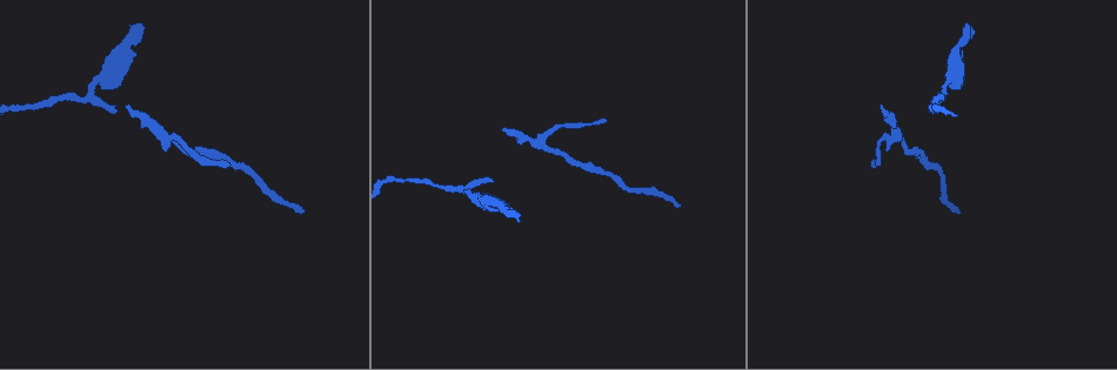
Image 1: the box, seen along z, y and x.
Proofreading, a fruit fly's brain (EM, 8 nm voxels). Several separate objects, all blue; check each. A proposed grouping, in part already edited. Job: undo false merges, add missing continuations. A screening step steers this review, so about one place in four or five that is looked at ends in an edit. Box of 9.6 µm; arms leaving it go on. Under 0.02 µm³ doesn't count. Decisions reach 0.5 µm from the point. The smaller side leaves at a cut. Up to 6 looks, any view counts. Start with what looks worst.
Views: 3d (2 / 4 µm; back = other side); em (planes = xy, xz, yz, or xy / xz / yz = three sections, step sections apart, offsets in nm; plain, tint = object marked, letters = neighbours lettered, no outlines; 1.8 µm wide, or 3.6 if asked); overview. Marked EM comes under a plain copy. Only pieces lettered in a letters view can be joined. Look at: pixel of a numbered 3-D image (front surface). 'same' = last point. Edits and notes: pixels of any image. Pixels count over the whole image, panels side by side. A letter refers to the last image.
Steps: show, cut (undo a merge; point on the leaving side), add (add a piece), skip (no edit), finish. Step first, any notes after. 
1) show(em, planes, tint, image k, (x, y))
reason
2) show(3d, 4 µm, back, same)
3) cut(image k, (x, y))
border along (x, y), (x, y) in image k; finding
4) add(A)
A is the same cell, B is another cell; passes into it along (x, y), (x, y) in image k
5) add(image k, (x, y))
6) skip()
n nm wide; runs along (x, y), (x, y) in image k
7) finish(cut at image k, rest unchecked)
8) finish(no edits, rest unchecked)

show(em, xy, step 16, tint, image 1, (679, 205))
long arm stops here

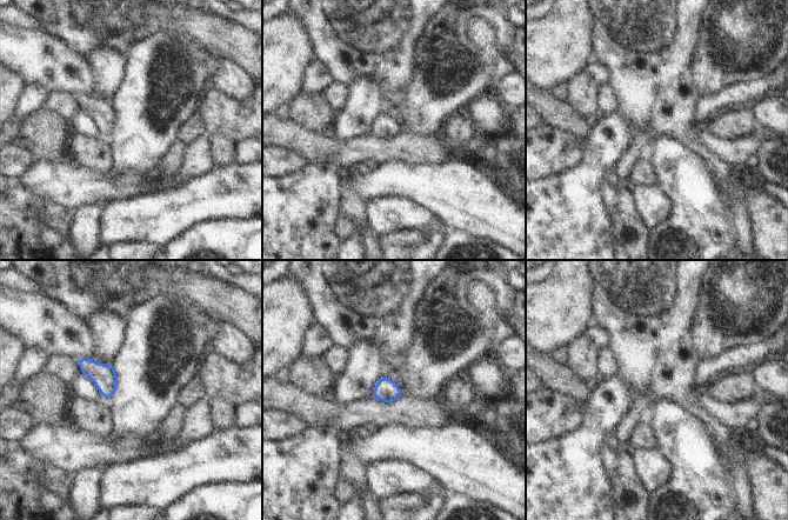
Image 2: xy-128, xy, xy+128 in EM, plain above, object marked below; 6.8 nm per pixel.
show(em, yz, step 4, letters, same)
another direction

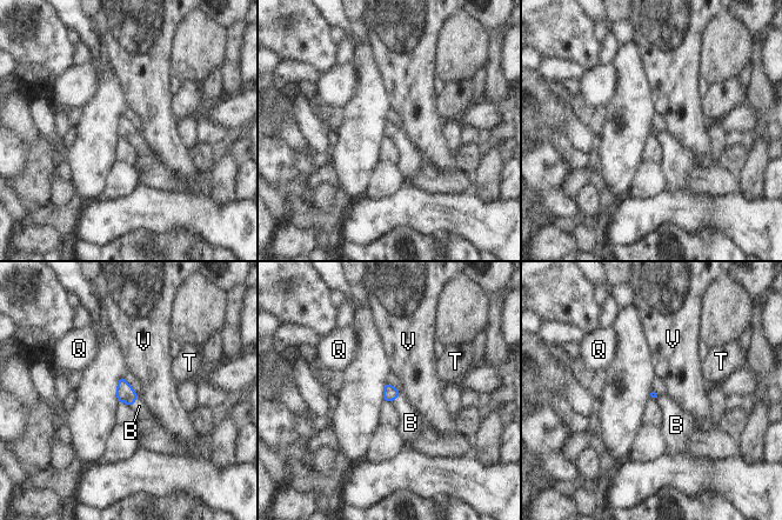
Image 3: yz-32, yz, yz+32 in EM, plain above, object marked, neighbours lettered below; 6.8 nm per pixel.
add(B)
B touches over 100 nm; B is the same cell, Q, T and V are other cells; the neuron continues

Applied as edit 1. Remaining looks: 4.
show(overview)

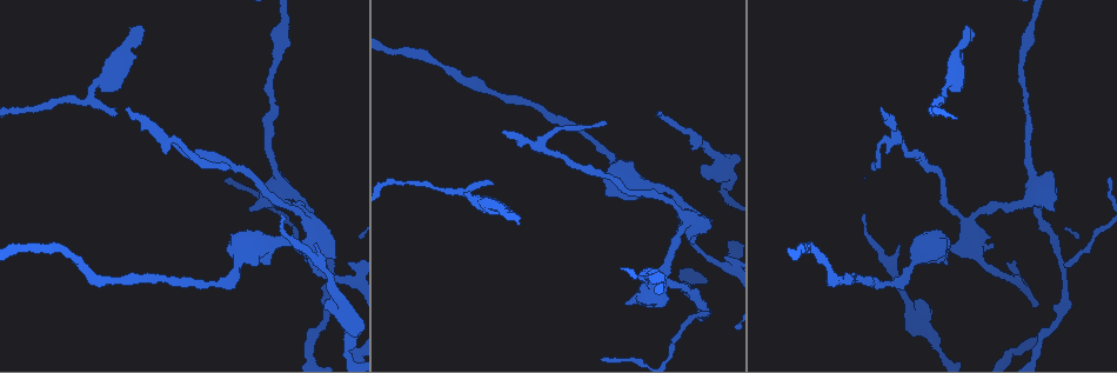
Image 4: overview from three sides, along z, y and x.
show(em, planes, letters, image 4, (129, 107))

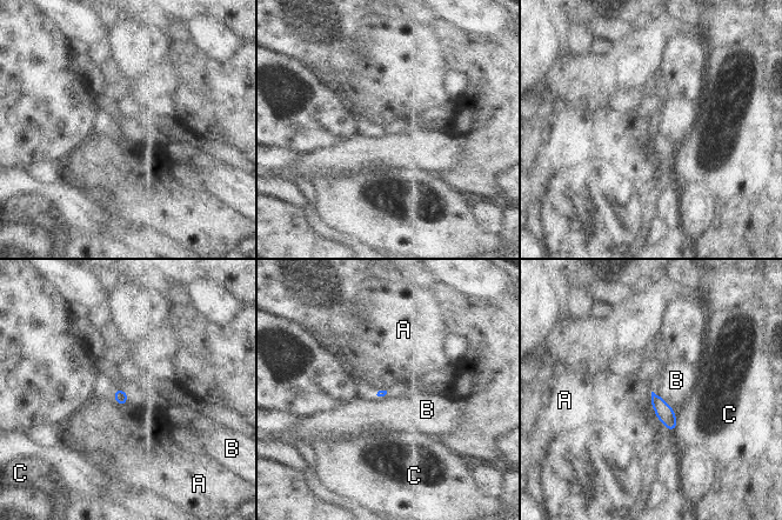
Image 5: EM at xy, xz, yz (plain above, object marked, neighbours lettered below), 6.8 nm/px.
skip()
A, B and C are other cells; none of them fits

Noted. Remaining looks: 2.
show(em, planes, letters, image 4, (1062, 265))
sharp bend

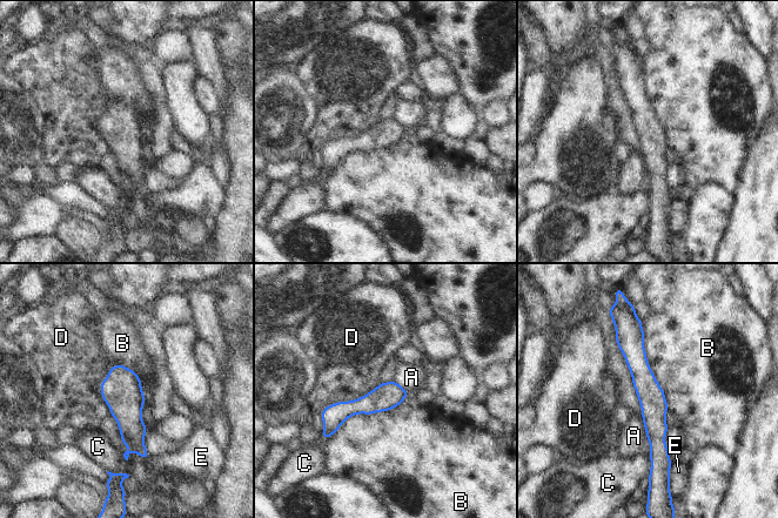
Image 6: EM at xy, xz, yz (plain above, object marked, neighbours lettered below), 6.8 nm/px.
skip()
180 nm wide; A, B, C, D and E are other cells; runs along (636, 325), (655, 465) in image 6; continuous, no second neuron

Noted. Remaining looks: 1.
finish(add at image 3, rest unchecked)

